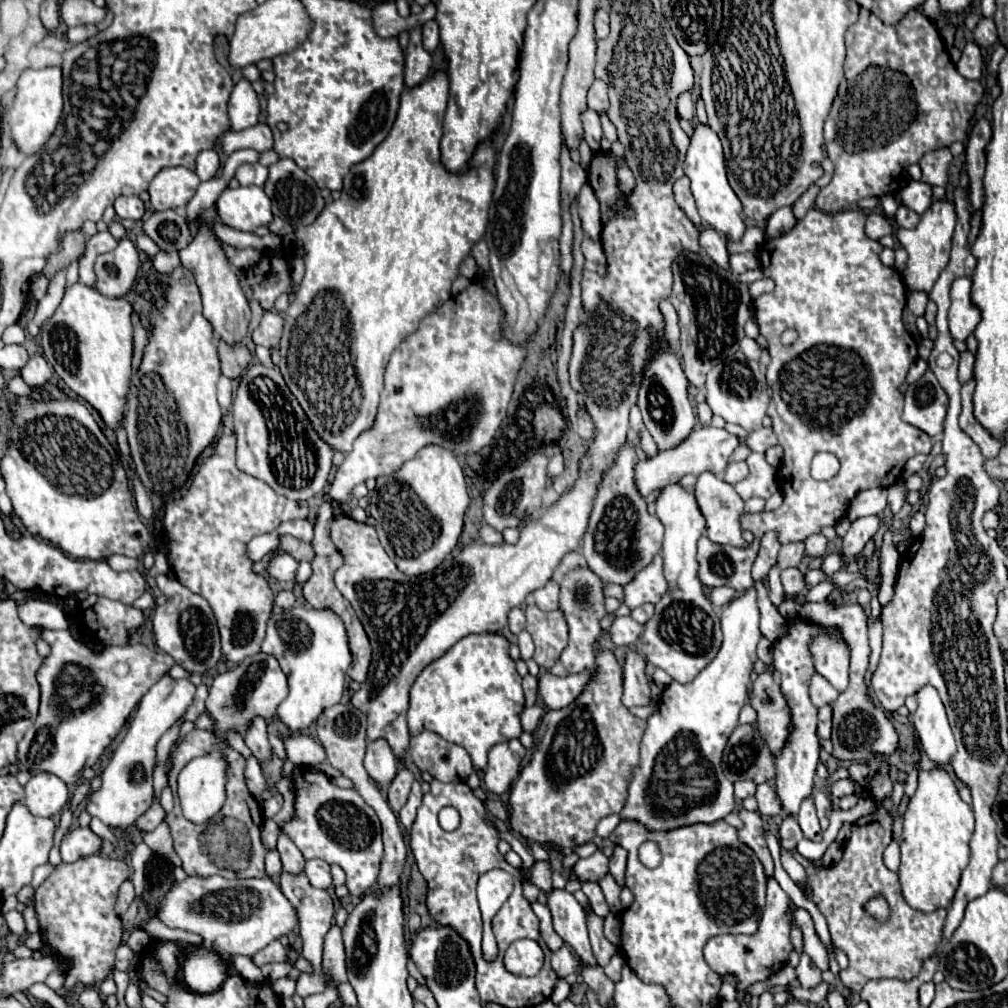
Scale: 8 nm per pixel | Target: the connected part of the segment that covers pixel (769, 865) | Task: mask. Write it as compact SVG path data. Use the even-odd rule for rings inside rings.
M740 811L738 813L744 827L738 831L738 839L742 843L746 843L754 853L756 857L762 861L764 865L764 873L766 877L772 877L774 875L774 863L772 863L772 857L770 857L770 851L766 847L766 841L764 841L764 831L762 831L762 819L758 815L758 811Z

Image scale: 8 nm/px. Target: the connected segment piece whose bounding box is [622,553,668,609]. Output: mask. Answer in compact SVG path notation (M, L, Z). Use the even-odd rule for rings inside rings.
M658 553L656 559L652 559L652 563L644 567L644 571L640 571L640 575L636 575L636 579L632 579L632 583L626 583L622 589L624 605L628 605L630 609L636 609L644 603L658 603L660 597L668 591L668 581L662 573L662 555Z

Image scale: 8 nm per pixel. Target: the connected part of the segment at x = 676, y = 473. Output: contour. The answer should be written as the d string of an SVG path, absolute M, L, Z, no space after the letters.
M696 427L692 431L692 435L688 435L688 439L684 439L684 443L678 443L676 447L672 447L668 451L658 451L654 457L646 457L636 463L636 469L634 469L636 489L640 491L642 497L648 497L656 489L664 487L666 483L672 483L688 473L700 475L704 471L710 471L710 473L718 475L720 471L726 469L728 457L736 447L738 447L736 435L730 435L724 429L716 429L716 427Z

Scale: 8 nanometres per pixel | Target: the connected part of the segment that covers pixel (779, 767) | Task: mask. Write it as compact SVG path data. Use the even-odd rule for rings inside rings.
M790 619L788 621L788 633L774 643L774 669L780 673L782 683L780 689L786 695L790 709L792 709L792 735L782 753L776 757L776 793L782 801L782 811L786 815L796 815L800 801L808 795L812 795L812 783L814 783L814 771L818 765L820 755L820 739L816 735L816 713L818 709L812 705L808 697L808 683L814 673L812 655L808 651L808 643L814 635L818 635L820 629L806 623L804 619Z

